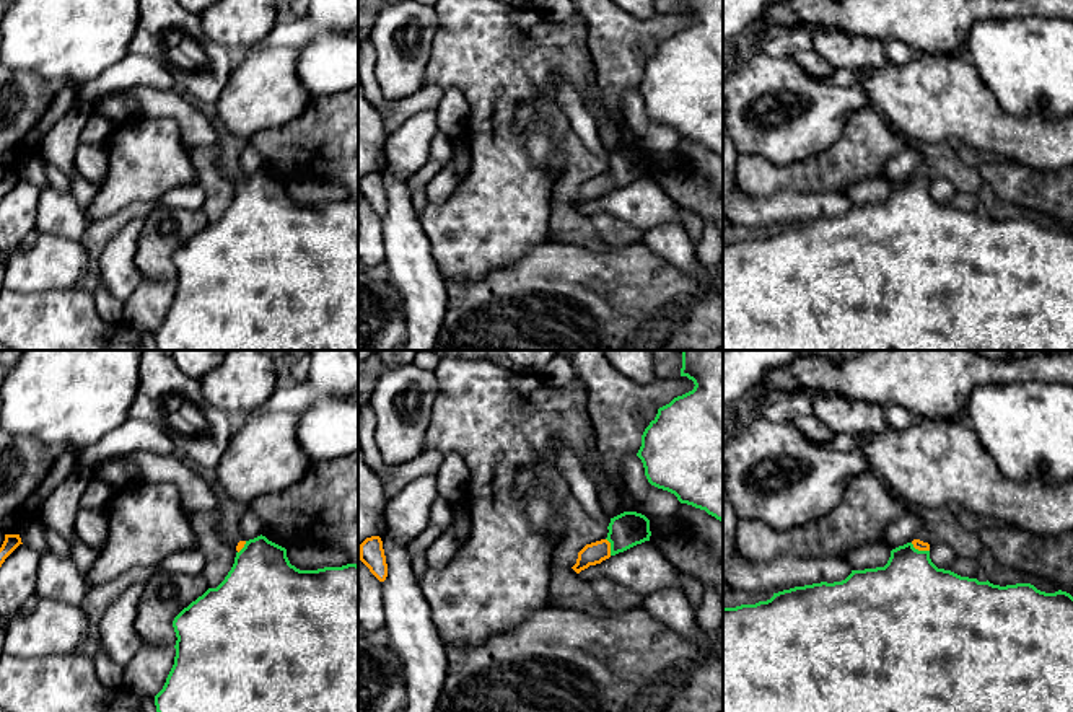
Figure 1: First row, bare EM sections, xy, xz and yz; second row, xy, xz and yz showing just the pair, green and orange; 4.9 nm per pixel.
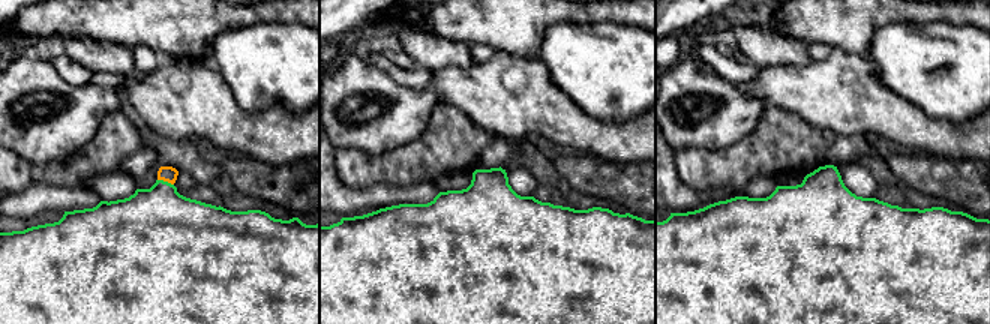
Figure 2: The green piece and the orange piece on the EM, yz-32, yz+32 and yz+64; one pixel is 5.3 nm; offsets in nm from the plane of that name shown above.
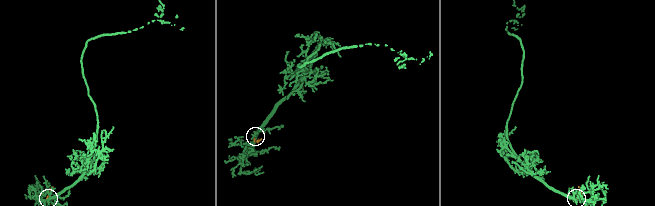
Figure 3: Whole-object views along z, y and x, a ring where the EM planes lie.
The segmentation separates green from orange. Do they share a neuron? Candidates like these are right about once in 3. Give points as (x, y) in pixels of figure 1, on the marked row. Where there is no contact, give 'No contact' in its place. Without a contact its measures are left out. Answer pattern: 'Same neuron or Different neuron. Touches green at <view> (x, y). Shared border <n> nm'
Same neuron. Touches green at xz (611, 546). Shared border 90 nm

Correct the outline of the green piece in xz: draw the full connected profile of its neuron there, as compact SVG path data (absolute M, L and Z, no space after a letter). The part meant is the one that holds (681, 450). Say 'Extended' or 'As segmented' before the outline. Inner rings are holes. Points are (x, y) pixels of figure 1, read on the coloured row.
As segmented. M682 350L681 376L694 381L694 389L674 398L658 409L642 435L637 456L642 459L648 482L668 490L681 503L705 510L723 521L723 350Z

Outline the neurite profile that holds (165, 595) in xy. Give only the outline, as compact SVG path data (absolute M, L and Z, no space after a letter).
M153 572L143 583L137 606L135 631L148 645L176 645L174 618L208 590L207 578Z

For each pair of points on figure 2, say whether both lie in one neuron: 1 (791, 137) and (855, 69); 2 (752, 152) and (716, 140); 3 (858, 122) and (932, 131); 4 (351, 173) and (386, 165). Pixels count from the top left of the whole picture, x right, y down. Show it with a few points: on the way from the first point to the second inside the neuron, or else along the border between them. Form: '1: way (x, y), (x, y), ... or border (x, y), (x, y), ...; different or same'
1: border (774, 105), (836, 135); different
2: border (758, 122), (729, 147), (698, 149); different
3: way (876, 122), (902, 122), (914, 129); same
4: way (360, 170), (377, 170); same

